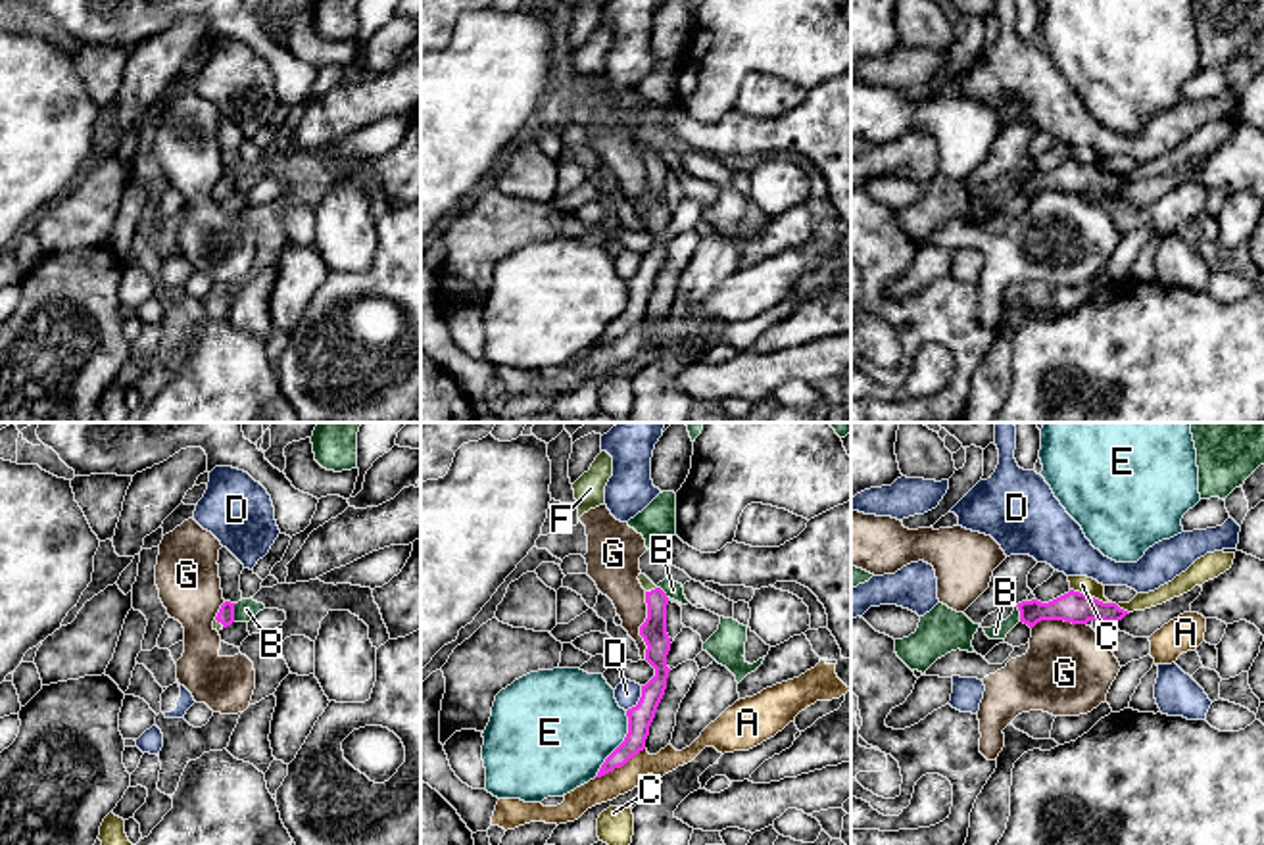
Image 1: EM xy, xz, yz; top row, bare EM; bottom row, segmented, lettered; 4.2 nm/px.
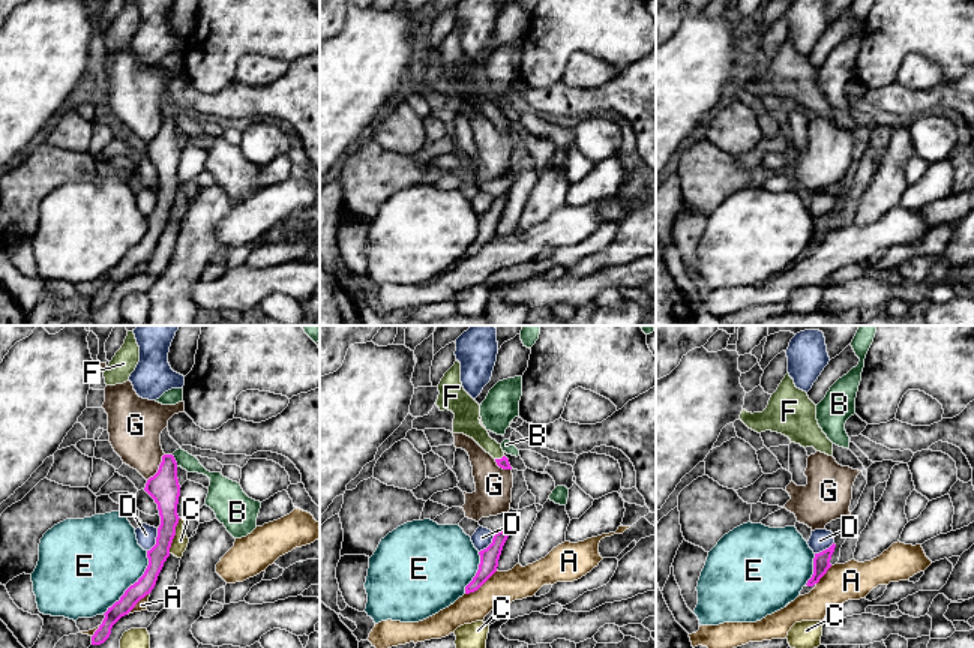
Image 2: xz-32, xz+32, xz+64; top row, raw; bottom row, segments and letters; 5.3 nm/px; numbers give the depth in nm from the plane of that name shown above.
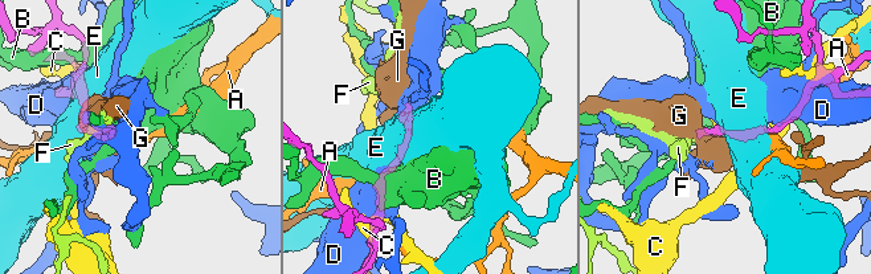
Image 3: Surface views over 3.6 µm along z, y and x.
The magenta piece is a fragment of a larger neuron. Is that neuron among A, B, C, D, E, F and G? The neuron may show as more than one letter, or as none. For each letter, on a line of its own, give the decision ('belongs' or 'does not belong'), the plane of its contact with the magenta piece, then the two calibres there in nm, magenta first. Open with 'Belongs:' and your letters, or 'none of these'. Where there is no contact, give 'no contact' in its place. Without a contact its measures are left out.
Belongs: F
A: does not belong; meets magenta in xz; 110 nm thick on the magenta side, 110 nm on the other
B: does not belong; meets magenta in xy; 70 nm thick on the magenta side, 90 nm on the other
C: does not belong; meets magenta in yz; 130 nm thick on the magenta side, 70 nm on the other
D: does not belong; meets magenta in xz; 110 nm thick on the magenta side, 110 nm on the other
E: does not belong; meets magenta in xz; 110 nm thick on the magenta side, 460 nm on the other
F: belongs; meets magenta in xz; 110 nm thick on the magenta side, 50 nm on the other
G: does not belong; meets magenta in xz; 110 nm thick on the magenta side, 190 nm on the other

